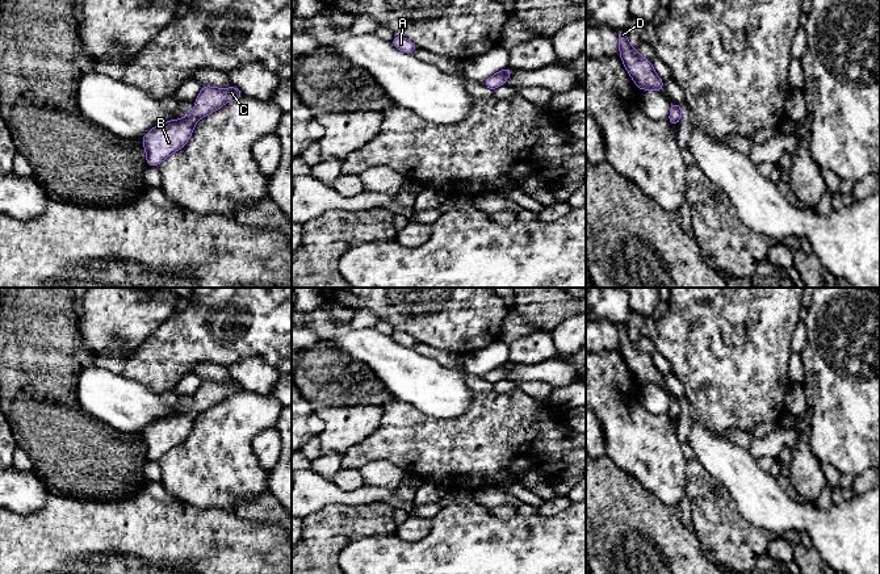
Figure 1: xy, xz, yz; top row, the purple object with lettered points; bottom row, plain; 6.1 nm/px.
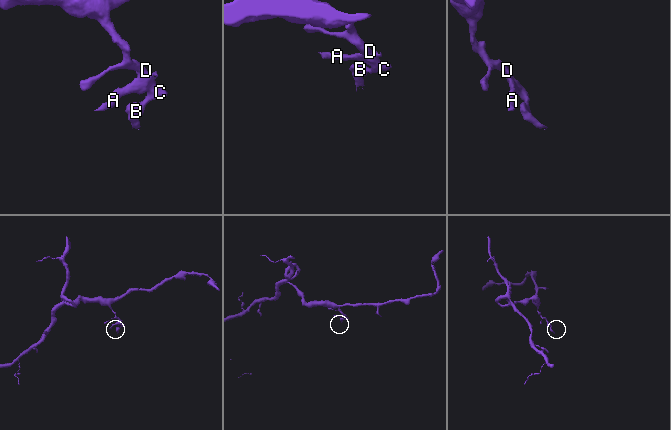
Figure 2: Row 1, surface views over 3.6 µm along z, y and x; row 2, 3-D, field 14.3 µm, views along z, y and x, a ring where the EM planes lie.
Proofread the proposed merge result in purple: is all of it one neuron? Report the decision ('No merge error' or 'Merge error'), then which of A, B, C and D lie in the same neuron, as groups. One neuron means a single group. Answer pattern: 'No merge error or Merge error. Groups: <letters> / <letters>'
No merge error. Groups: A B C D

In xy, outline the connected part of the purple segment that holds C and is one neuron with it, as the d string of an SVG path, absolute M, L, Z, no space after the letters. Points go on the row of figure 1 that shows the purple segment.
M202 85L194 109L187 117L154 126L142 139L147 166L158 167L164 159L183 148L192 137L198 120L218 110L226 102L244 97L236 87L226 89Z

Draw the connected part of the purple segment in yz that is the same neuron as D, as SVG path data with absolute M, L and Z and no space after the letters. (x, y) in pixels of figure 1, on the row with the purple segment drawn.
M616 32L620 58L640 91L654 89L662 92L663 80L655 74L651 60L642 58L628 42L625 32Z

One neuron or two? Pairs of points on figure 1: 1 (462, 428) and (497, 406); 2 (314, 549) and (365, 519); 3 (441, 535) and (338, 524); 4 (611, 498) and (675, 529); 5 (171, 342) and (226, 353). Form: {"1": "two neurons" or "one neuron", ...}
{"1": "one neuron", "2": "one neuron", "3": "two neurons", "4": "one neuron", "5": "one neuron"}

